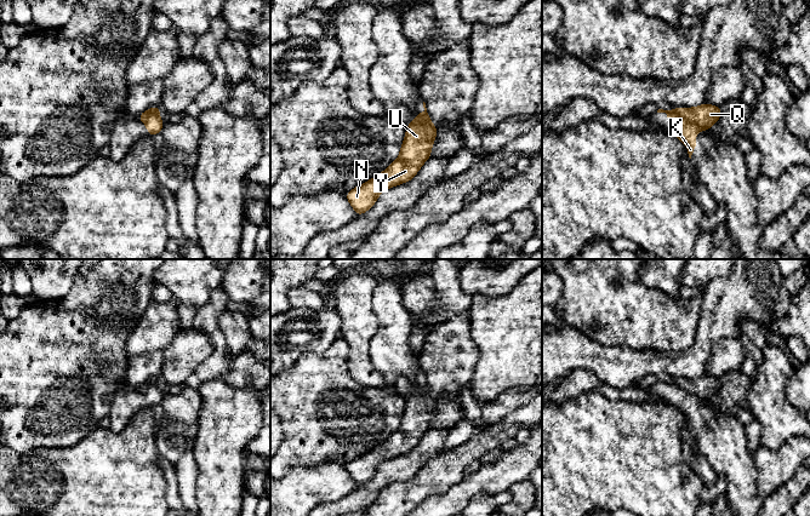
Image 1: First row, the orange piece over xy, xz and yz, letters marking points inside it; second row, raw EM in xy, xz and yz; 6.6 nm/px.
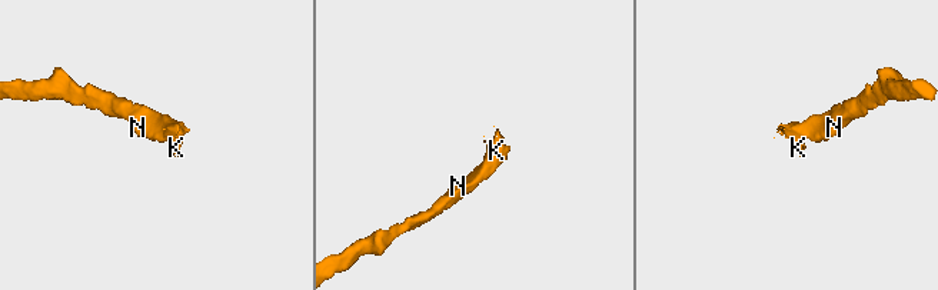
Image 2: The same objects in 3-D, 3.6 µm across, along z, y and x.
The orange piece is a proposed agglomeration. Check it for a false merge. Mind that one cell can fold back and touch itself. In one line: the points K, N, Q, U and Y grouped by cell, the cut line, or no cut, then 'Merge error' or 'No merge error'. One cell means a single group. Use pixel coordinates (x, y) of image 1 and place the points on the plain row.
Groups: K / N Q U Y. Split along yz (672, 382), (685, 391), (695, 394), (701, 400). Merge error

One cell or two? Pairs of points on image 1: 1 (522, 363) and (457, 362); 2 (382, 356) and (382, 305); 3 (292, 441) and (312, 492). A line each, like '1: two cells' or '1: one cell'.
1: two cells
2: one cell
3: two cells

